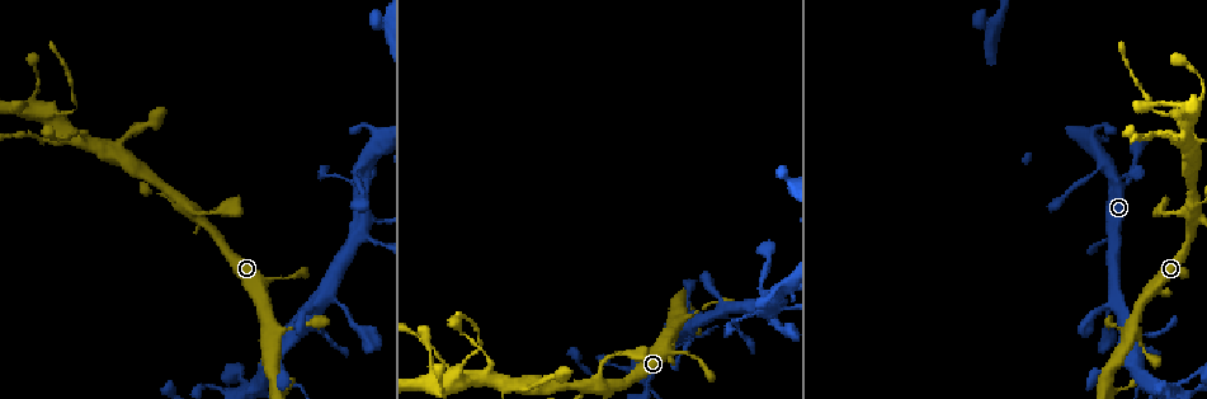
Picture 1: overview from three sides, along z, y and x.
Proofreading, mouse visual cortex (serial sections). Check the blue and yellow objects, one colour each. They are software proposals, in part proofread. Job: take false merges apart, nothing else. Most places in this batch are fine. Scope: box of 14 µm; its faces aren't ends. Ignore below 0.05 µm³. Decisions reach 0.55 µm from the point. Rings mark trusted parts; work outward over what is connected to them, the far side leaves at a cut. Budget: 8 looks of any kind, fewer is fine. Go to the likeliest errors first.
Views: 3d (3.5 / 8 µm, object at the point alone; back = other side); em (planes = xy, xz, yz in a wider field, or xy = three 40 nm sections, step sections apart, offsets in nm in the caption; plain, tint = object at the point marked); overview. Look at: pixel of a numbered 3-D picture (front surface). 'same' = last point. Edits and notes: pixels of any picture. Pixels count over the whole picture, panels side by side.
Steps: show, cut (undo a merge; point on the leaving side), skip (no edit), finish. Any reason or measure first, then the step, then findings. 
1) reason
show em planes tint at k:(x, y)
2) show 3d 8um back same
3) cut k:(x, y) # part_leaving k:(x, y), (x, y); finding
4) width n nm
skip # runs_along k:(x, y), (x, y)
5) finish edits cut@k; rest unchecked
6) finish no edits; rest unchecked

abrupt turn
show 3d 3.5um at 1:(51, 115)

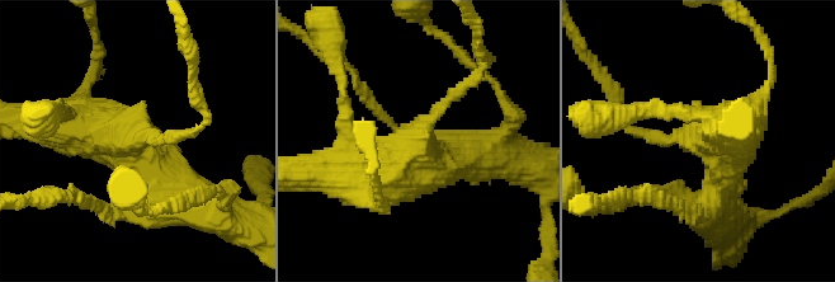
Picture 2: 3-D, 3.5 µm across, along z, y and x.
arms 3; arm_widths 150, 400, 600 nm; need the tissue
show em planes plain at 2:(695, 137)

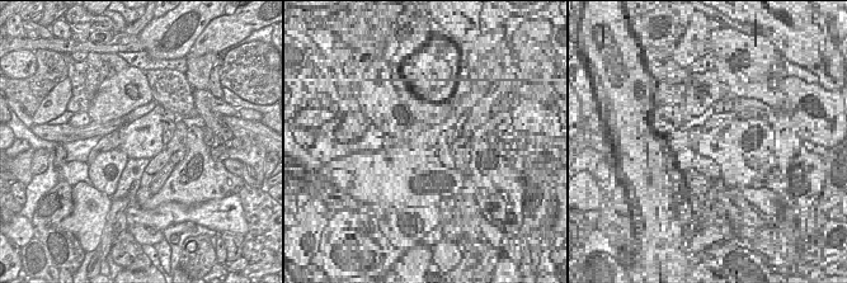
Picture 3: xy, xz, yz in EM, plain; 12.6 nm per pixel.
show em planes tint same

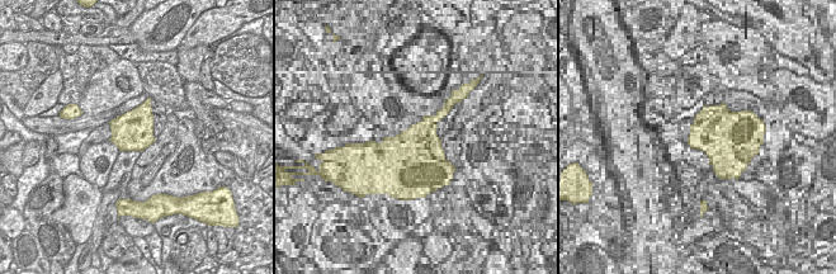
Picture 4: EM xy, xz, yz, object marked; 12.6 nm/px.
width 500 nm
skip # runs_along 2:(720, 184), (716, 137), (635, 134); continuous, no second cell

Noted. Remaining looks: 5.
calibre changes
show 3d 3.5um at 1:(654, 375)

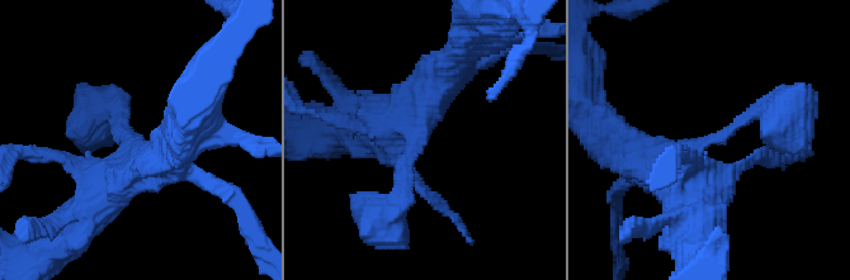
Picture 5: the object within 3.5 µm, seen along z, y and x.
arms 3; arm_widths 150, 400, 500 nm; shape alone is not enough
show em xy step 1 tint at 5:(703, 143)

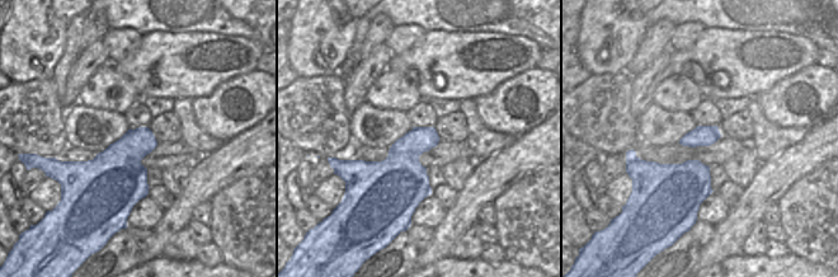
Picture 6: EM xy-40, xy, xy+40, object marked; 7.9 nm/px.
another direction
show em xy step 3 tint same

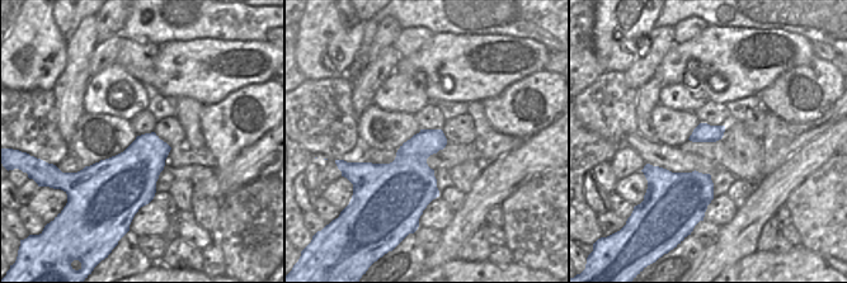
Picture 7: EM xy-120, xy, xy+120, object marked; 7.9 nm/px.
skip # runs_along 5:(448, 72), (420, 104), (397, 199); continuous, no second cell

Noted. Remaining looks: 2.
finish no edits; rest unchecked

